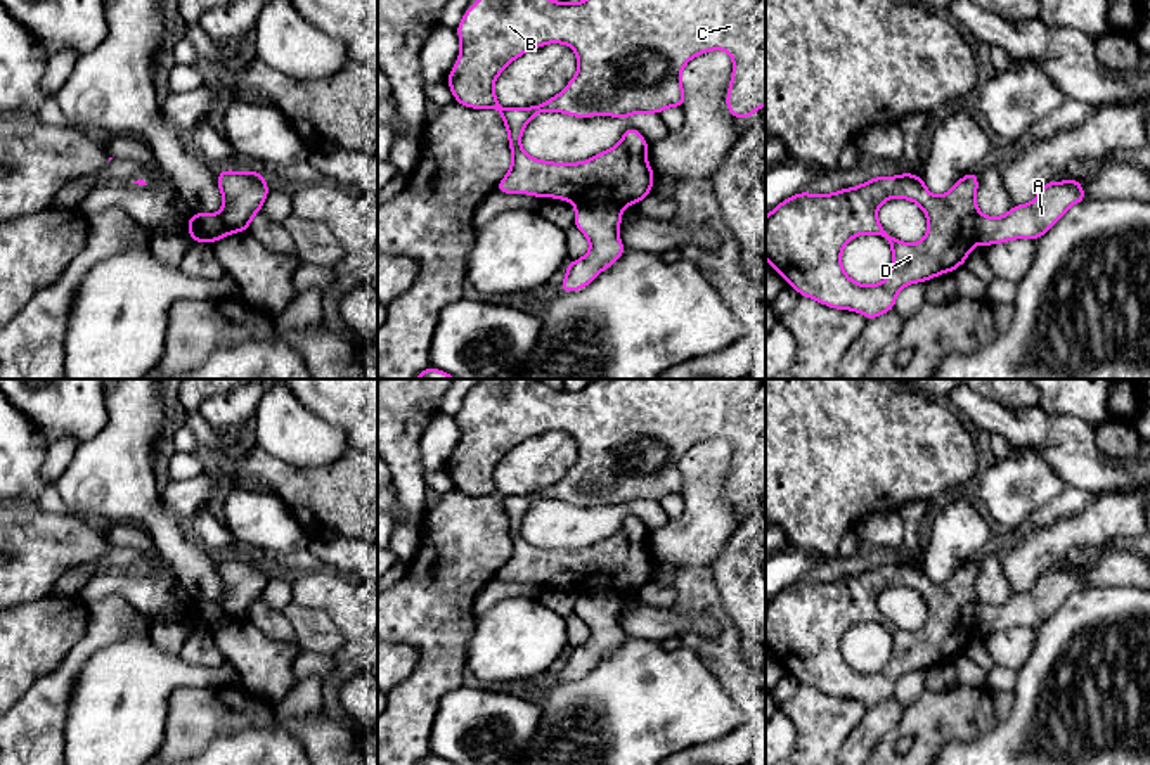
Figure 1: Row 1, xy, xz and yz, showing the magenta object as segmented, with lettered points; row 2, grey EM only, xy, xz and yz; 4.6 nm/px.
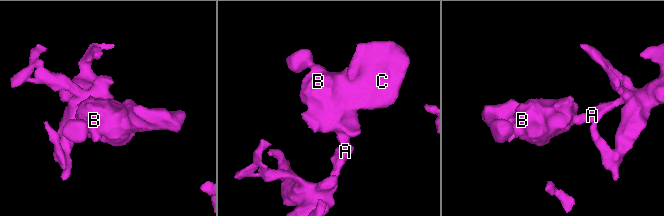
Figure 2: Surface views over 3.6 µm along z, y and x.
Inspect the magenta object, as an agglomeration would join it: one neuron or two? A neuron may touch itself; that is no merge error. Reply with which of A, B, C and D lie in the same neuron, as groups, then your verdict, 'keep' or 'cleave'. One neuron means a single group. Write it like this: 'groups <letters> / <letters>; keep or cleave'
groups A / B C D; cleave

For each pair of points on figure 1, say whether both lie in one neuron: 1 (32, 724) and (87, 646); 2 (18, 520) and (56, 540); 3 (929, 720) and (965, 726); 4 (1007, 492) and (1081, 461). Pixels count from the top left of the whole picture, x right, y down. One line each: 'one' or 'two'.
1: one
2: one
3: one
4: two

